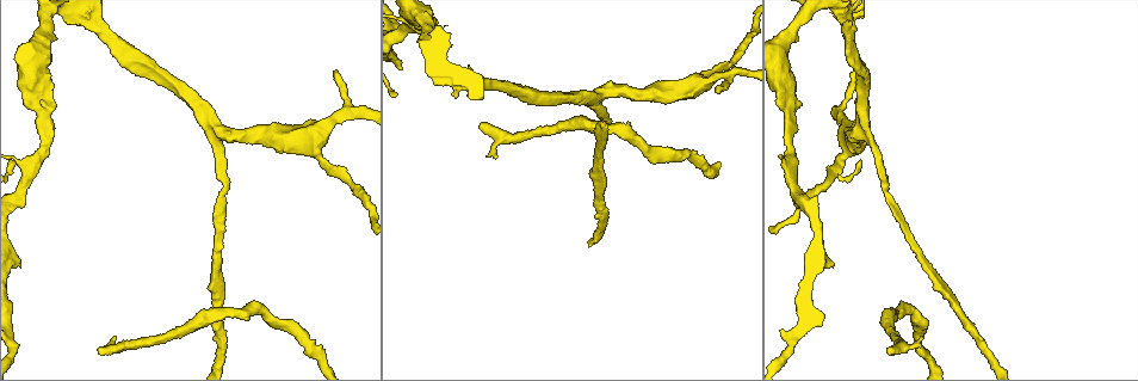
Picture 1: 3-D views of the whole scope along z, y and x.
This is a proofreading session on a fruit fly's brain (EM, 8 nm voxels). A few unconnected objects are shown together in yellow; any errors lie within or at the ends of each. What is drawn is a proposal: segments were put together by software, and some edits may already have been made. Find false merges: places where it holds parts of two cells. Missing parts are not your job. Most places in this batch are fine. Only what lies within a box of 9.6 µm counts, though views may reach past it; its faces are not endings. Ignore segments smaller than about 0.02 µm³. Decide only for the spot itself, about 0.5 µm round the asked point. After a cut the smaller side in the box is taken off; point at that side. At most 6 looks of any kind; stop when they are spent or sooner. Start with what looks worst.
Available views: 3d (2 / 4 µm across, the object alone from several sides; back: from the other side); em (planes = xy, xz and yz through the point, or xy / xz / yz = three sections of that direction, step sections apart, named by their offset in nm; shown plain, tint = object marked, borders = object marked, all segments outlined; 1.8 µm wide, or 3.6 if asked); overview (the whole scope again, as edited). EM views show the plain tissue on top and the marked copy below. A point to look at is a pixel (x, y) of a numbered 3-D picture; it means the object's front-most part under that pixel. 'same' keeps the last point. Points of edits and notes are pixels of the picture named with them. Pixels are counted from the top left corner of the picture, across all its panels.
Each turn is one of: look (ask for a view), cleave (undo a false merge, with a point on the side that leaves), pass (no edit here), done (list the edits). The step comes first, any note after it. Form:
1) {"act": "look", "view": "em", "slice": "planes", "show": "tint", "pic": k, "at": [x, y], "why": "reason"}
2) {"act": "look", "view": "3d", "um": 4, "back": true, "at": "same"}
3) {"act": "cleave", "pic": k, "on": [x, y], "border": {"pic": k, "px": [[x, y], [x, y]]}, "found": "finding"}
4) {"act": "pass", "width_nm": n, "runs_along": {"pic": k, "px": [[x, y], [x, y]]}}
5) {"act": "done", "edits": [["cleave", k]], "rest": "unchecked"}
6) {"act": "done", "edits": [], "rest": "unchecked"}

{"act": "look", "view": "3d", "um": 4, "pic": 1, "at": [33, 166], "why": "branch point"}

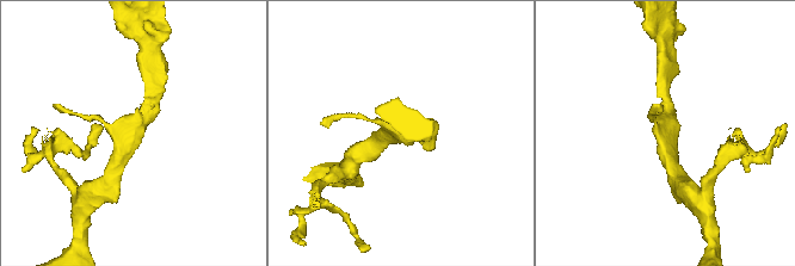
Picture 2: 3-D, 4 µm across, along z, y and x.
{"act": "look", "view": "em", "slice": "xy", "step": 8, "show": "tint", "pic": 2, "at": [666, 132], "arms": 3}

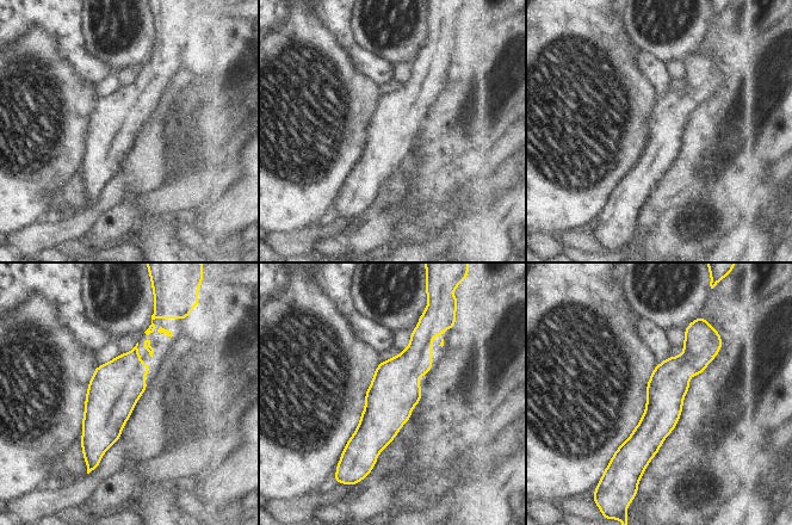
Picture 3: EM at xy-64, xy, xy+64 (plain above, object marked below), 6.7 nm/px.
{"act": "look", "view": "em", "slice": "xz", "step": 8, "show": "tint", "at": "same"}

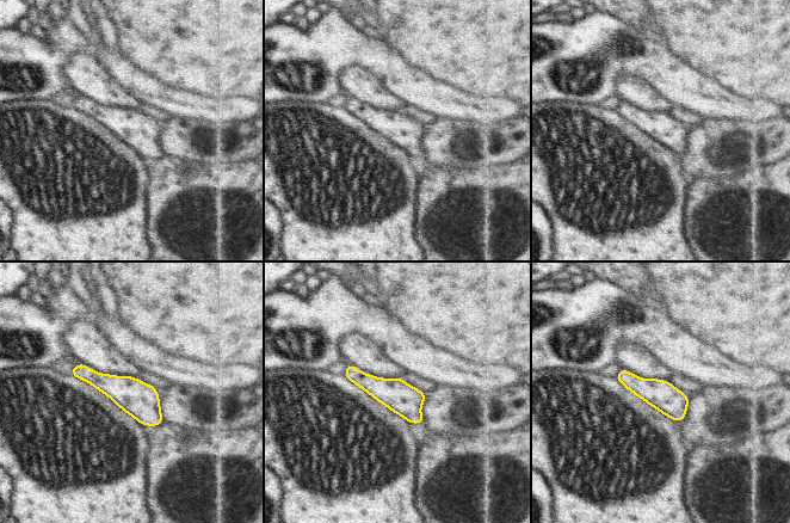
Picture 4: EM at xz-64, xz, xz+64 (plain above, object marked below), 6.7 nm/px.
{"act": "pass", "width_nm": 200, "runs_along": {"pic": 4, "px": [[74, 371], [131, 394], [159, 420]]}, "found": "continuous, no second cell"}

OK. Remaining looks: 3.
{"act": "look", "view": "3d", "um": 4, "pic": 1, "at": [341, 111], "why": "branch point"}

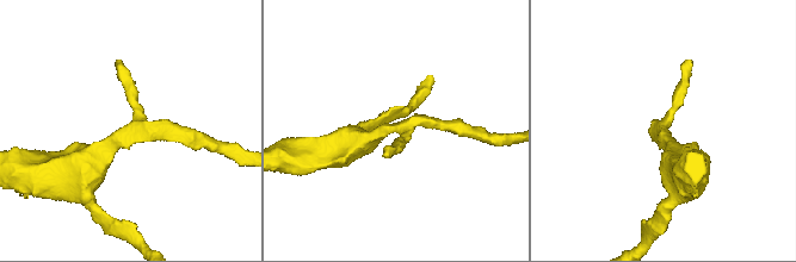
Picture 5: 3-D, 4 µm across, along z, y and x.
{"act": "look", "view": "em", "slice": "planes", "show": "tint", "pic": 5, "at": [396, 130]}

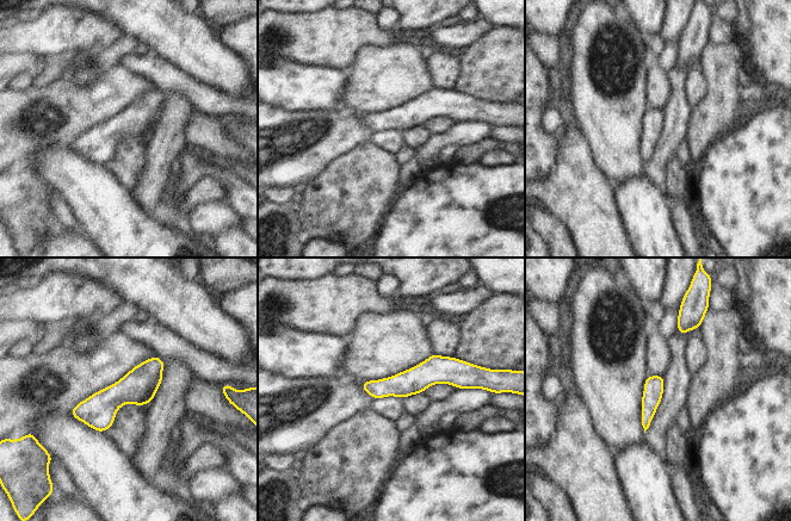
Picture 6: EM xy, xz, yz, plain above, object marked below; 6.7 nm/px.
{"act": "pass", "found": "continuous, no second cell"}

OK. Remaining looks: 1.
{"act": "look", "view": "em", "slice": "xz", "step": 16, "show": "tint", "pic": 1, "at": [589, 98], "why": "branch point"}

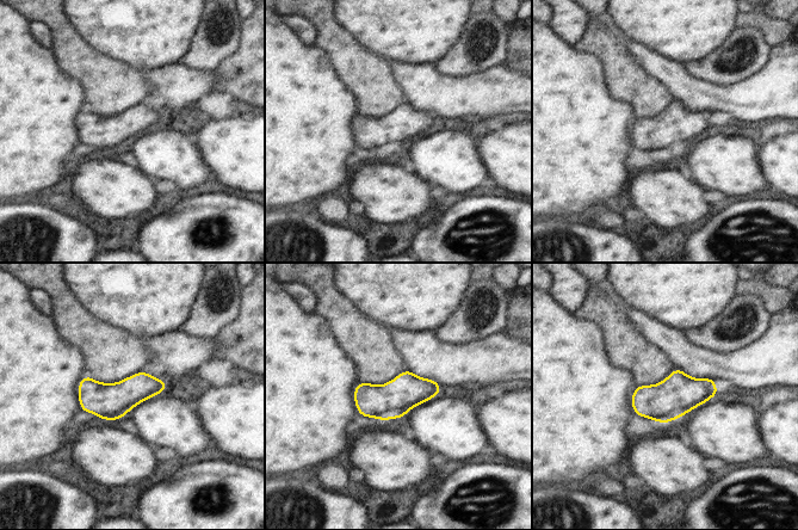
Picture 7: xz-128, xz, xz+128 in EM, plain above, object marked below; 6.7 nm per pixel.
{"act": "pass", "found": "one cell here"}

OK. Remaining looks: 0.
{"act": "done", "edits": [], "rest": "unchecked"}

